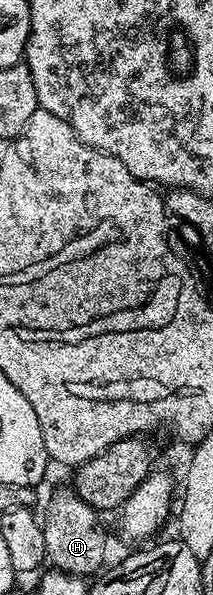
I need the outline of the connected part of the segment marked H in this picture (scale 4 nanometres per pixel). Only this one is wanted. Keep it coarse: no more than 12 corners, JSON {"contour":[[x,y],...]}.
{"contour":[[74,488],[51,497],[47,561],[84,579],[98,574],[107,537]]}

